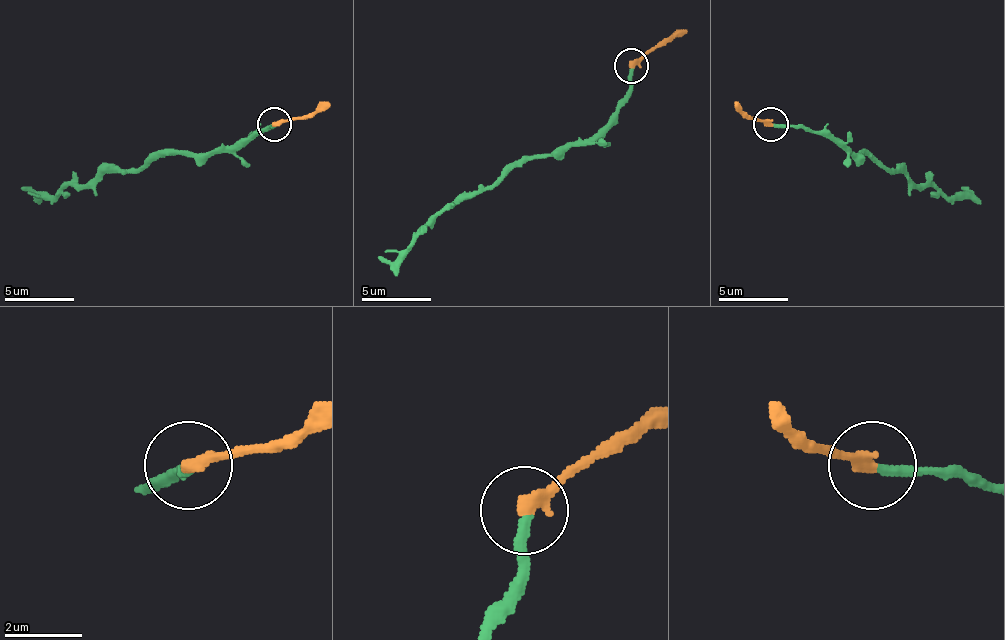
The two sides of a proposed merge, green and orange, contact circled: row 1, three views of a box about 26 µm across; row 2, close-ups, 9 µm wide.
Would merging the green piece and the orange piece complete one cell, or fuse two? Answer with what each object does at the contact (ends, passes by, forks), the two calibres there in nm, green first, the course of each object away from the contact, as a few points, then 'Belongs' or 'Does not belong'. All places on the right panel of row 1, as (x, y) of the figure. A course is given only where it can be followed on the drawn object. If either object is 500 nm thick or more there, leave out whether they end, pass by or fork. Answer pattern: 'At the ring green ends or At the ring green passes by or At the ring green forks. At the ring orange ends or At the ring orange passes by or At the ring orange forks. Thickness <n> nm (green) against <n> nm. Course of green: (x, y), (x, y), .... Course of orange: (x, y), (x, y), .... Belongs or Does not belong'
At the ring green ends. At the ring orange ends. Thickness 280 nm (green) against 380 nm. Course of green: (772, 123), (803, 126), (851, 154), (900, 168), (917, 185), (938, 185), (949, 196), (966, 192), (962, 189). Course of orange: (772, 123), (751, 120), (733, 102). Belongs

